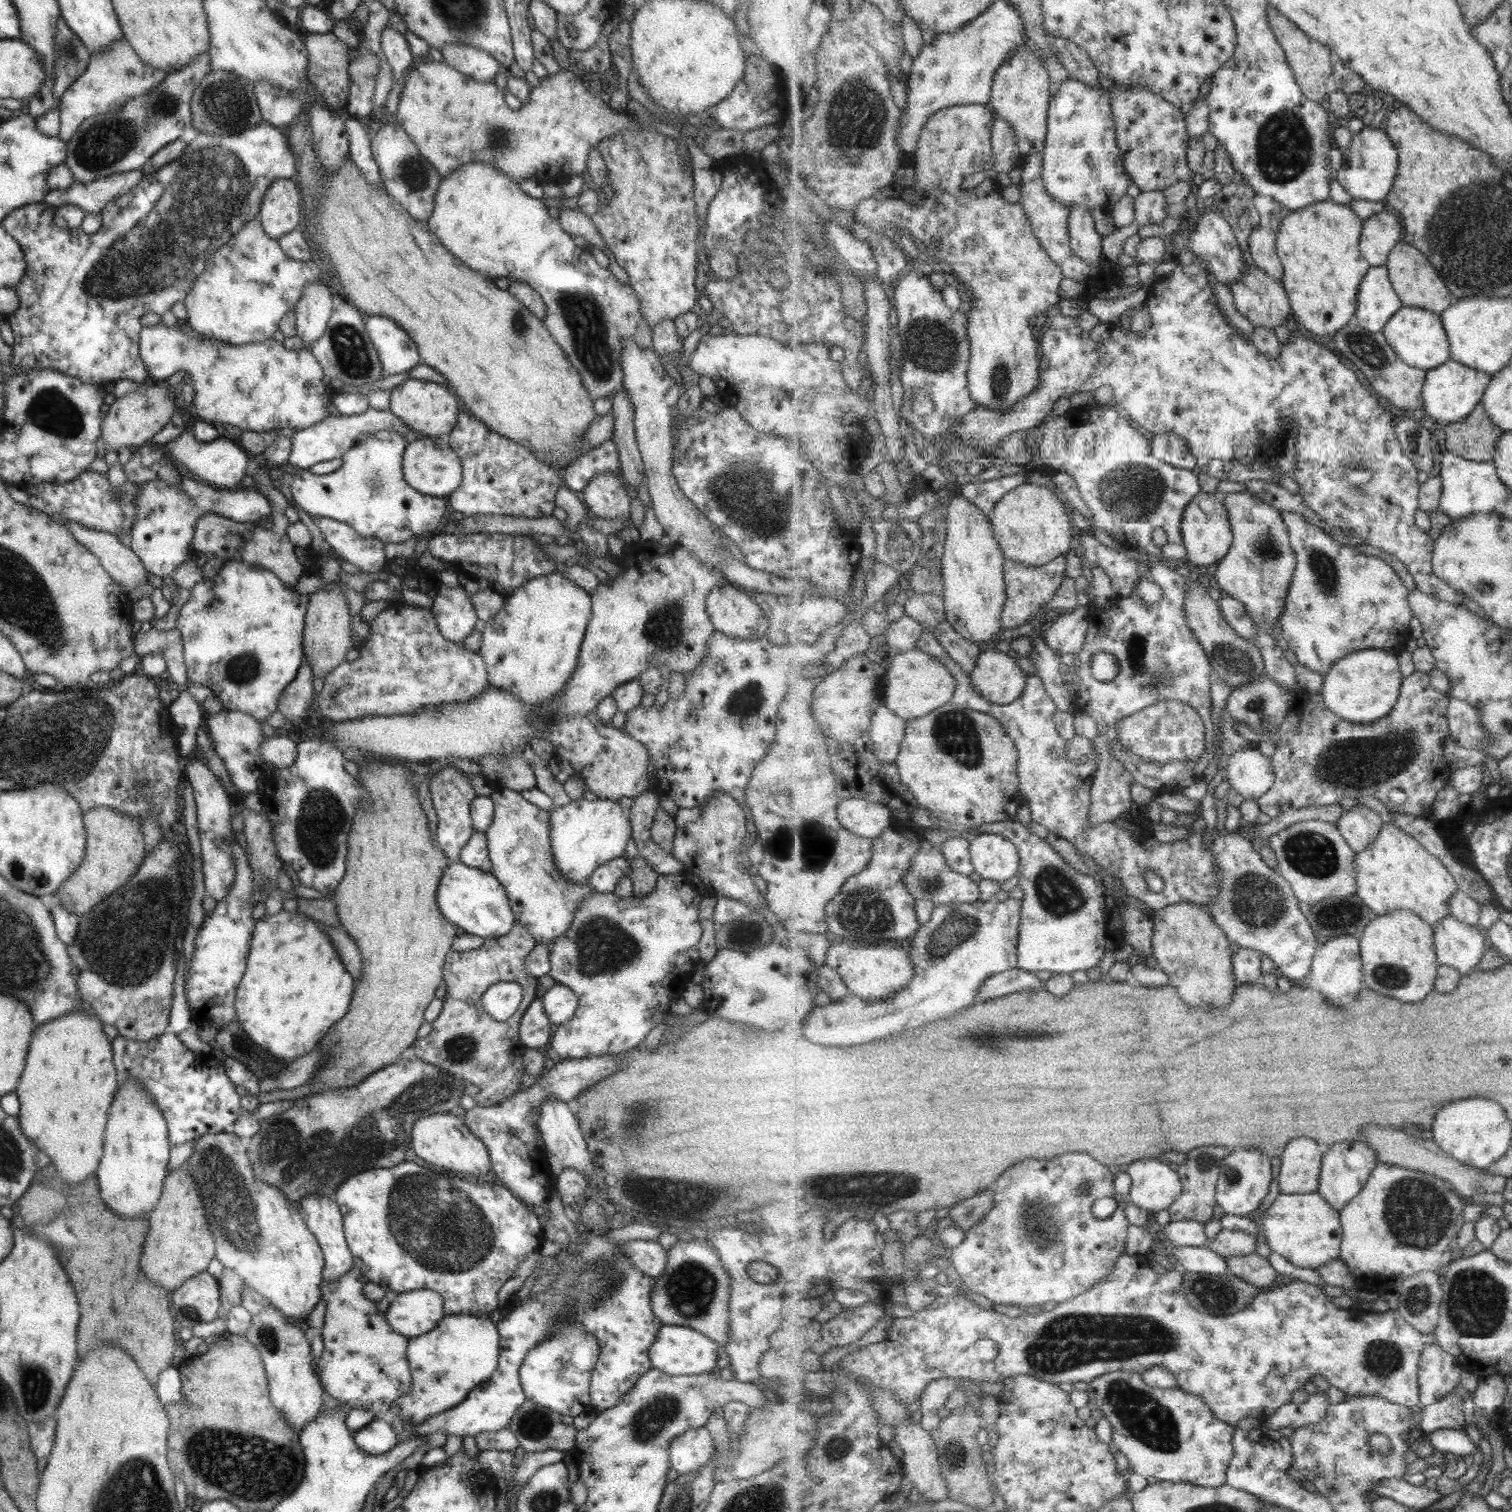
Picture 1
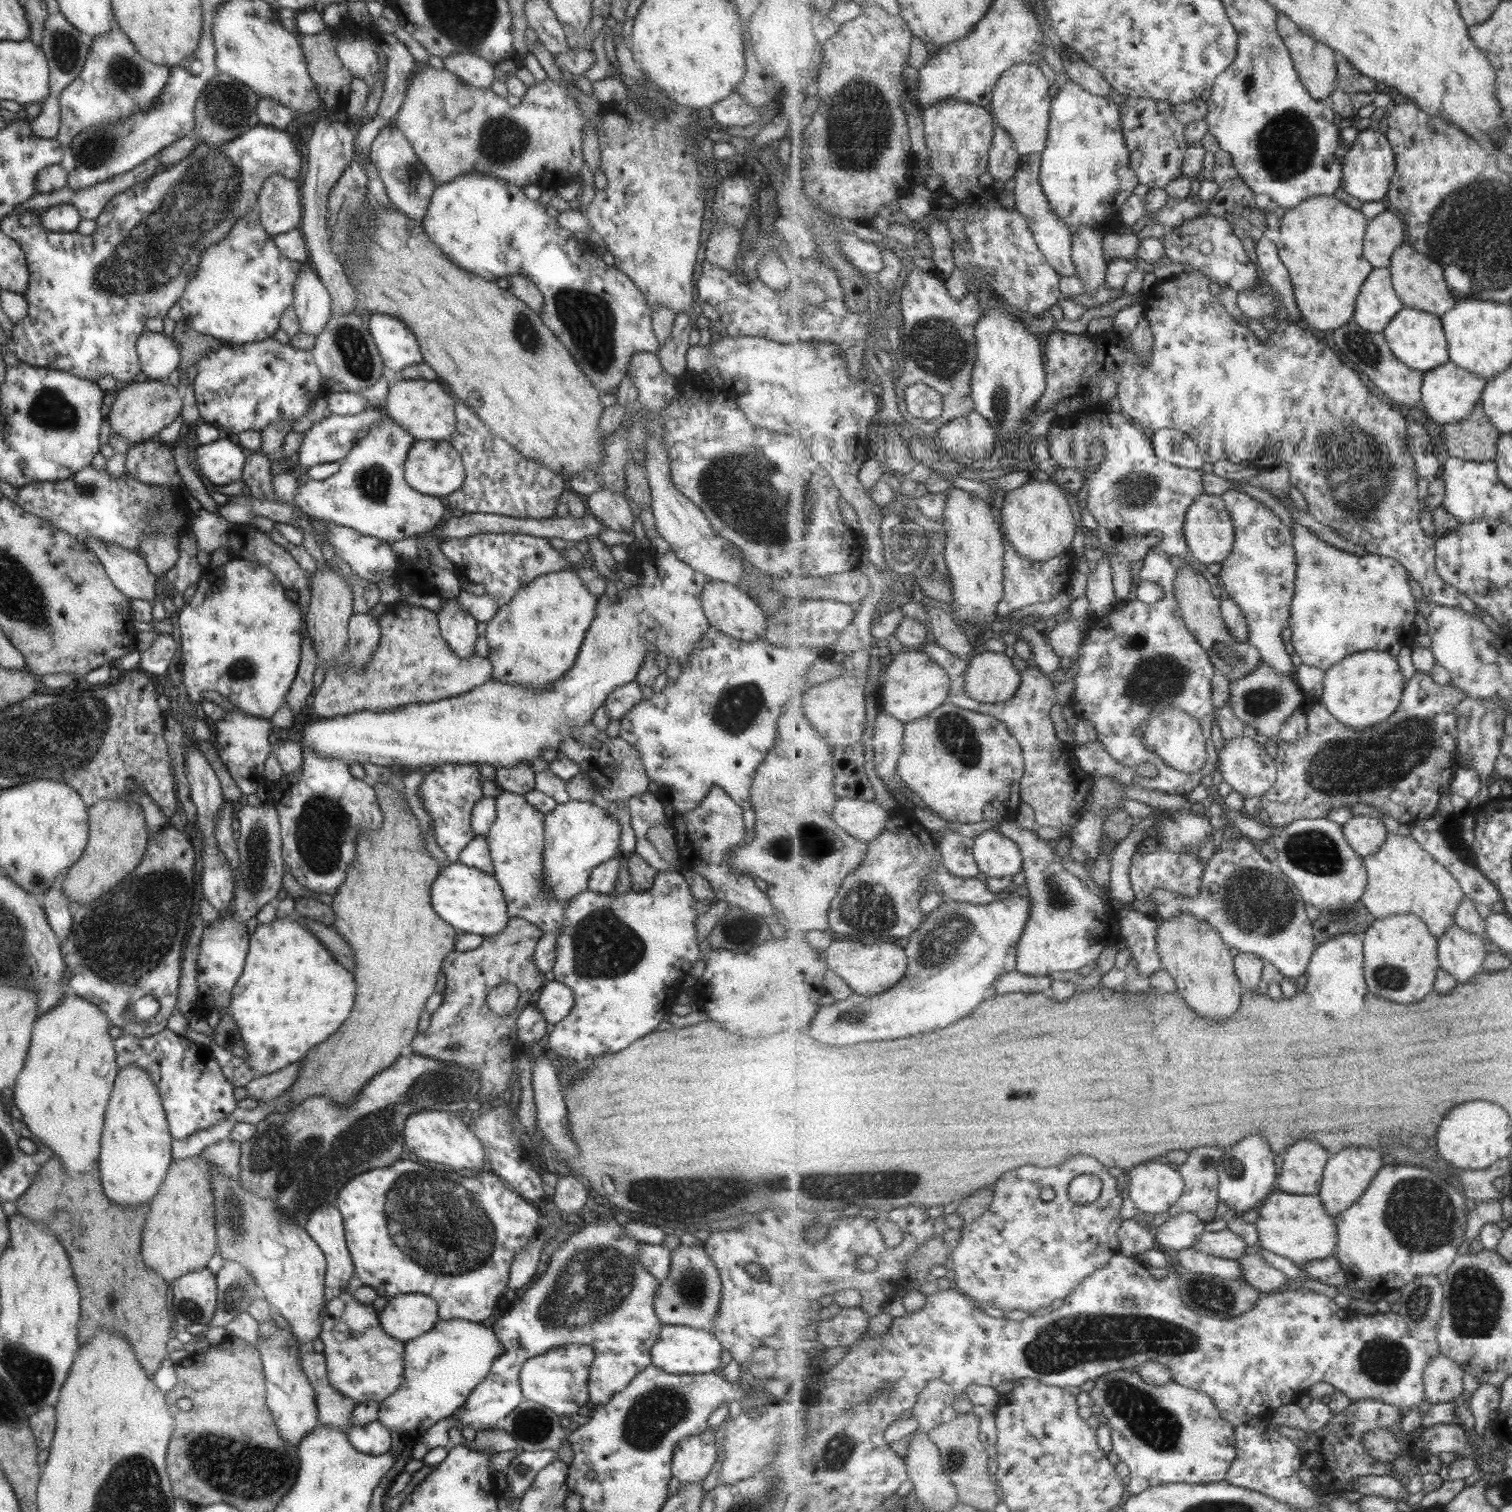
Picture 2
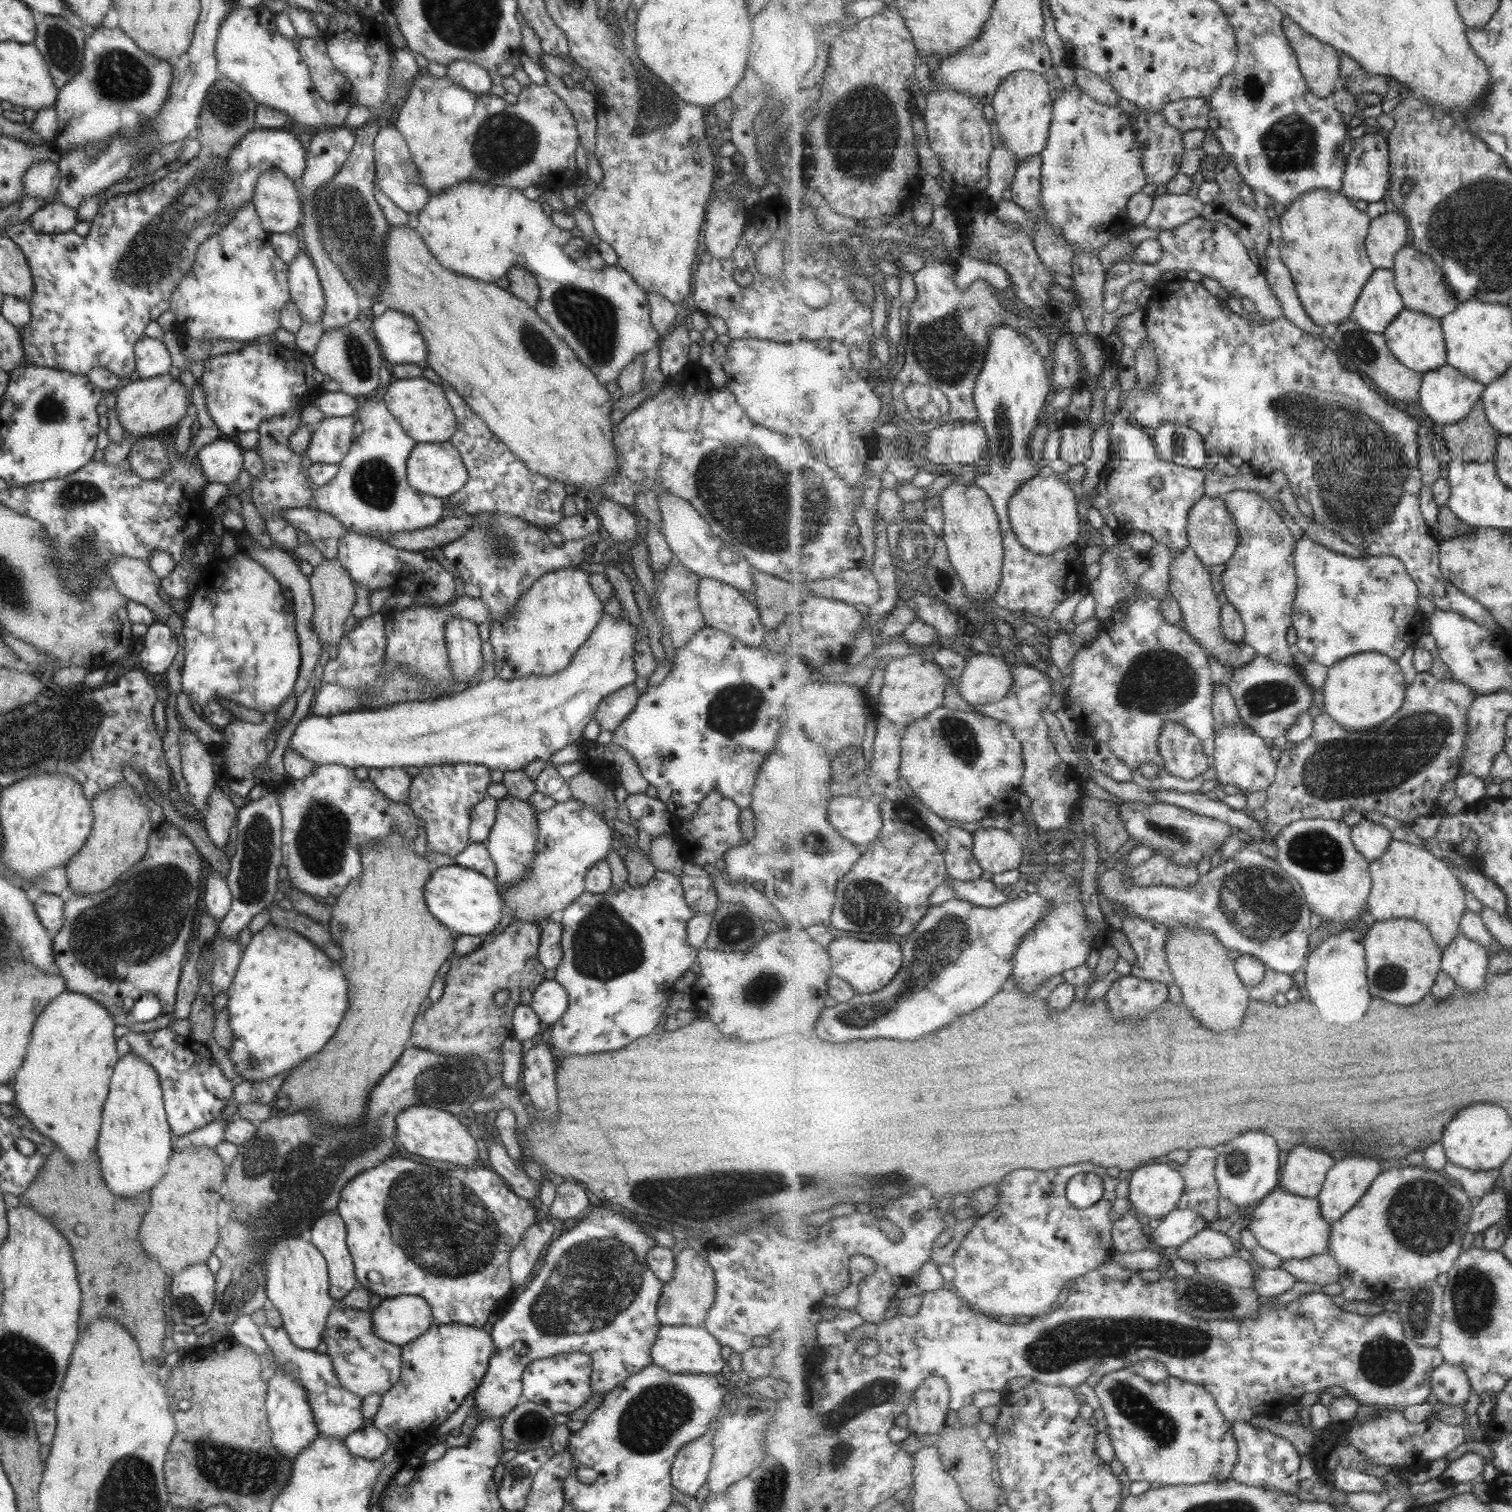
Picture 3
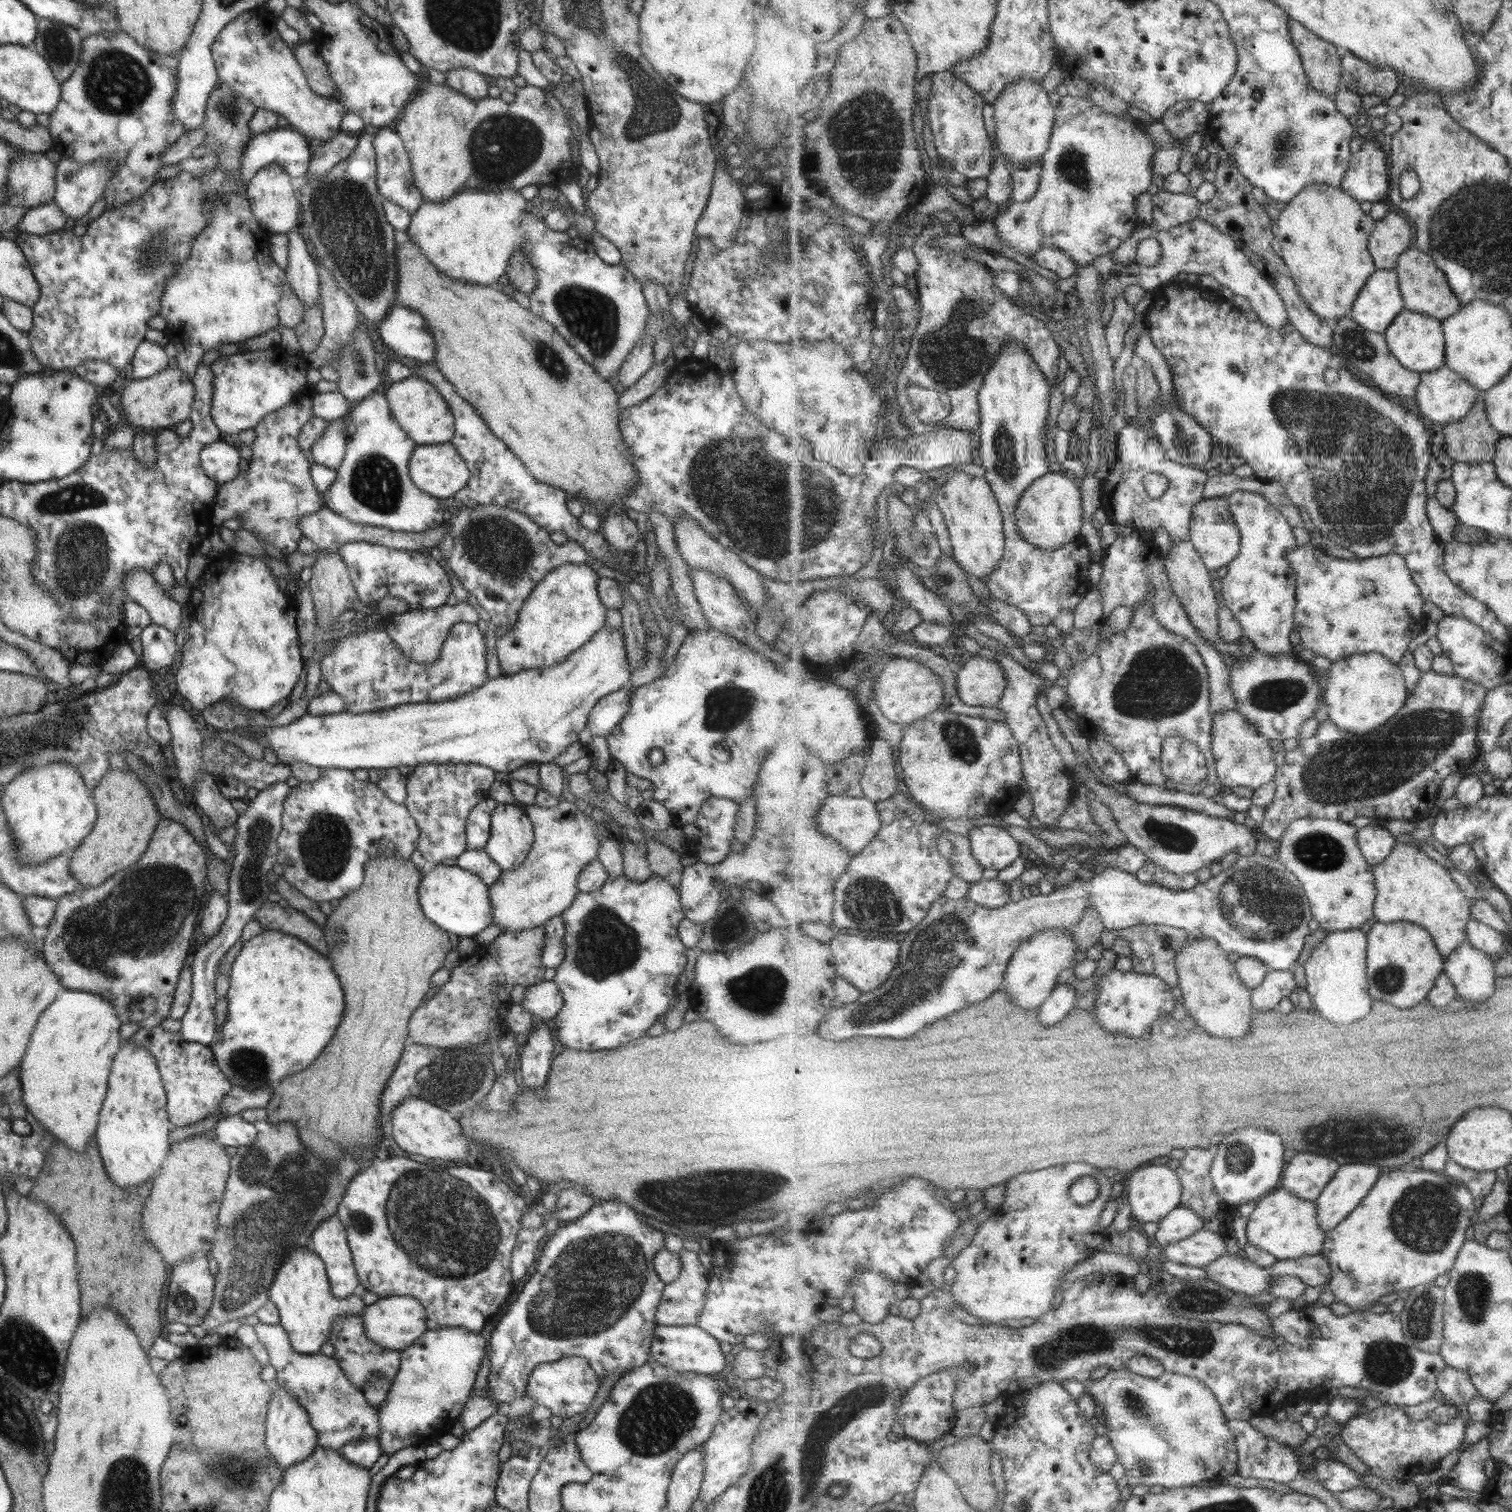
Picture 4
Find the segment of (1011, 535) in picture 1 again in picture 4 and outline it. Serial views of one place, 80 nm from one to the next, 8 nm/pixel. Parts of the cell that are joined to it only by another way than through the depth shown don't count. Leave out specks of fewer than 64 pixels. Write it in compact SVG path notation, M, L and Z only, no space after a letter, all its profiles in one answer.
M1063 470L1053 471L1037 478L1029 490L1025 490L1016 511L1017 526L1022 537L1043 550L1057 550L1077 541L1083 526L1083 498L1073 476Z

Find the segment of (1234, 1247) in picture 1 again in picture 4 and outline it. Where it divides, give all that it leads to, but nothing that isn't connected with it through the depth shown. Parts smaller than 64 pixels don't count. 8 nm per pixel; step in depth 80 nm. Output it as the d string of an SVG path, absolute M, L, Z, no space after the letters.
M1205 1228L1175 1244L1163 1246L1163 1250L1167 1260L1204 1270L1210 1262L1228 1254L1224 1236Z

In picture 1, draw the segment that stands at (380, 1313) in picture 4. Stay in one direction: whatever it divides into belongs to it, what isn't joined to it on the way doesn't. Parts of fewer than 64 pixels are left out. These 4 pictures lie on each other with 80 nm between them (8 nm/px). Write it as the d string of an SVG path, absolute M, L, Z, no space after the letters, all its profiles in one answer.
M429 1289L393 1294L384 1316L393 1332L409 1339L417 1337L430 1332L444 1318L442 1298Z

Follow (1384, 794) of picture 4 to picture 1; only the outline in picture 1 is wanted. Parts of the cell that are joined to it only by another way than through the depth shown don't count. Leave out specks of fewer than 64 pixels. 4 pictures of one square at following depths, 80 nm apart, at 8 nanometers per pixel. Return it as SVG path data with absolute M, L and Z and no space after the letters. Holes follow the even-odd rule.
M1415 671L1404 677L1400 699L1392 712L1371 724L1357 724L1341 718L1325 704L1322 693L1299 692L1297 698L1295 710L1299 715L1298 732L1290 740L1276 744L1272 756L1276 784L1258 800L1262 812L1273 819L1291 808L1336 805L1341 798L1372 796L1379 799L1393 813L1433 819L1433 803L1437 793L1447 785L1453 773L1443 758L1443 744L1448 736L1451 738L1451 734L1448 734L1448 706L1452 694L1441 694L1432 685L1430 673ZM1395 788L1407 796L1400 804L1389 800L1389 792Z

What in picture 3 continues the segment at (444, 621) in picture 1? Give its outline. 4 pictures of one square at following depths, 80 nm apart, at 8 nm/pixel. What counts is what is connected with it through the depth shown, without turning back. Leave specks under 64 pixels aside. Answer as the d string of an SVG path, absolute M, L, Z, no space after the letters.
M449 617L444 622L444 641L450 676L454 683L465 684L481 668L484 660L481 657L478 623L459 617Z

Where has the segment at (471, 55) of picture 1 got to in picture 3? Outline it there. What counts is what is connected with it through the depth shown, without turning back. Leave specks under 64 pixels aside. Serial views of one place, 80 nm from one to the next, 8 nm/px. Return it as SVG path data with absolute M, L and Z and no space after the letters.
M465 59L451 61L446 67L446 77L472 93L489 93L491 78L489 71Z

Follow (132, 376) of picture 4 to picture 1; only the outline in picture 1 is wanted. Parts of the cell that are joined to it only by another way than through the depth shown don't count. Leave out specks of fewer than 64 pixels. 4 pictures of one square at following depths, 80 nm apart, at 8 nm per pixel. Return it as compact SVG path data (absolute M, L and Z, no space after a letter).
M160 322L143 327L139 331L138 354L150 381L164 381L177 371L188 374L195 393L195 403L192 406L195 419L213 424L215 427L228 424L242 432L267 433L273 429L290 426L295 431L299 431L330 416L332 394L328 392L327 385L321 382L324 374L309 349L287 350L282 343L272 338L265 342L231 346L215 339L198 340L181 332L179 322L171 326Z

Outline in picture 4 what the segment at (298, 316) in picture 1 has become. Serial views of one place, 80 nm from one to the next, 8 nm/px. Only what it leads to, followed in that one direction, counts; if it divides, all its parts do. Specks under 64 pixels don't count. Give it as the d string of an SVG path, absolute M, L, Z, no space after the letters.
M296 228L287 232L287 236L288 263L284 268L285 281L304 308L309 308L318 302L320 296L318 265L307 252L305 240Z

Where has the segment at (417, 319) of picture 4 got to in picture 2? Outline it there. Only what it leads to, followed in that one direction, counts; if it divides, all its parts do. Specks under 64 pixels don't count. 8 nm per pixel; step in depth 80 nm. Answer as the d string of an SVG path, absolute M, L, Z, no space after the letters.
M371 313L368 331L383 365L396 374L407 366L422 363L413 333L398 318Z

